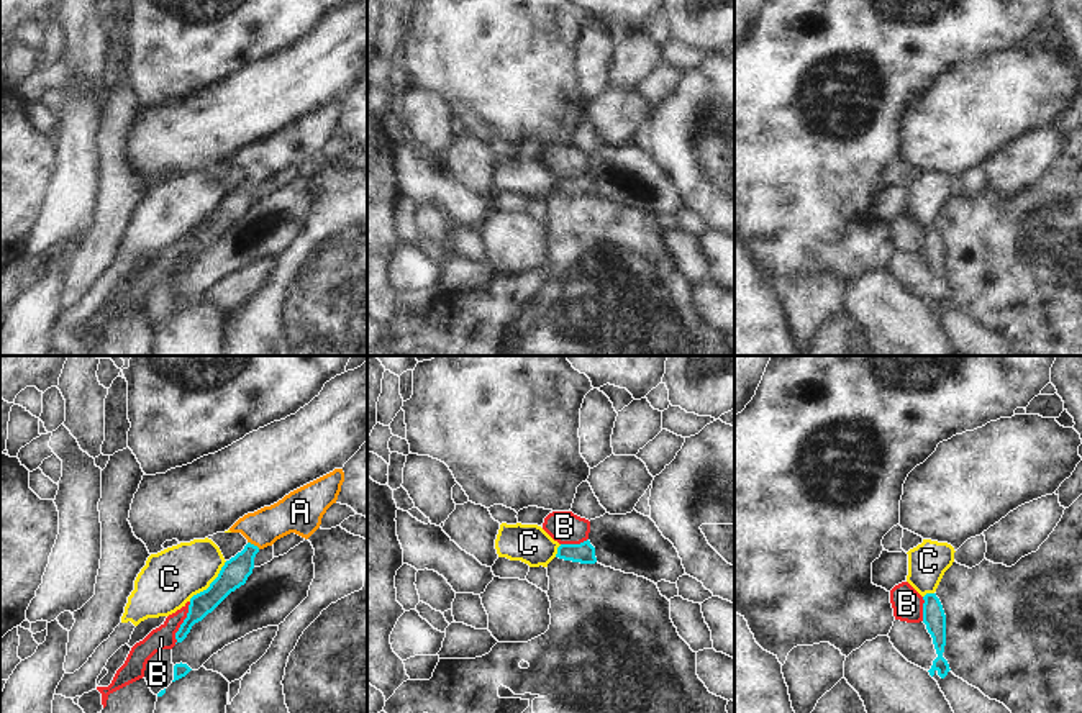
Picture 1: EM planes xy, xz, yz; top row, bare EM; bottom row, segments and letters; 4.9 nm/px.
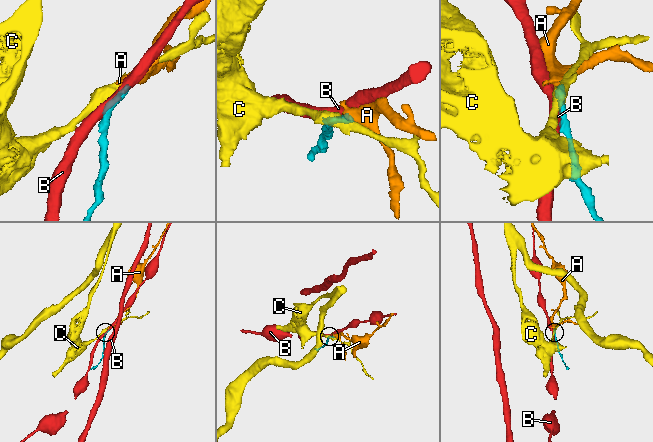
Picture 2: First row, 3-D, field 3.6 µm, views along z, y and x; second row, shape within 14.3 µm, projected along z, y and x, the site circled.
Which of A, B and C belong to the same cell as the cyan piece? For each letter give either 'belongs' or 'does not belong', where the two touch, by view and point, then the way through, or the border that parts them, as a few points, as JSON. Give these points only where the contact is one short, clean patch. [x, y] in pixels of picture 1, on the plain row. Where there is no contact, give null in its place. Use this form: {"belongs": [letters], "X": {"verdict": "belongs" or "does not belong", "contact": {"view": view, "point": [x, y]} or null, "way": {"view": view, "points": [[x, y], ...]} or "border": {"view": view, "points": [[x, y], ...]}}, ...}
{"belongs": ["A"], "A": {"verdict": "belongs", "contact": {"view": "xy", "point": [253, 177]}, "way": {"view": "xy", "points": [[235, 205], [253, 177], [277, 153], [292, 146]]}}, "B": {"verdict": "does not belong", "contact": {"view": "xy", "point": [182, 256]}, "border": {"view": "xy", "points": [[190, 235], [174, 276]]}}, "C": {"verdict": "does not belong", "contact": {"view": "xy", "point": [210, 217]}}}

